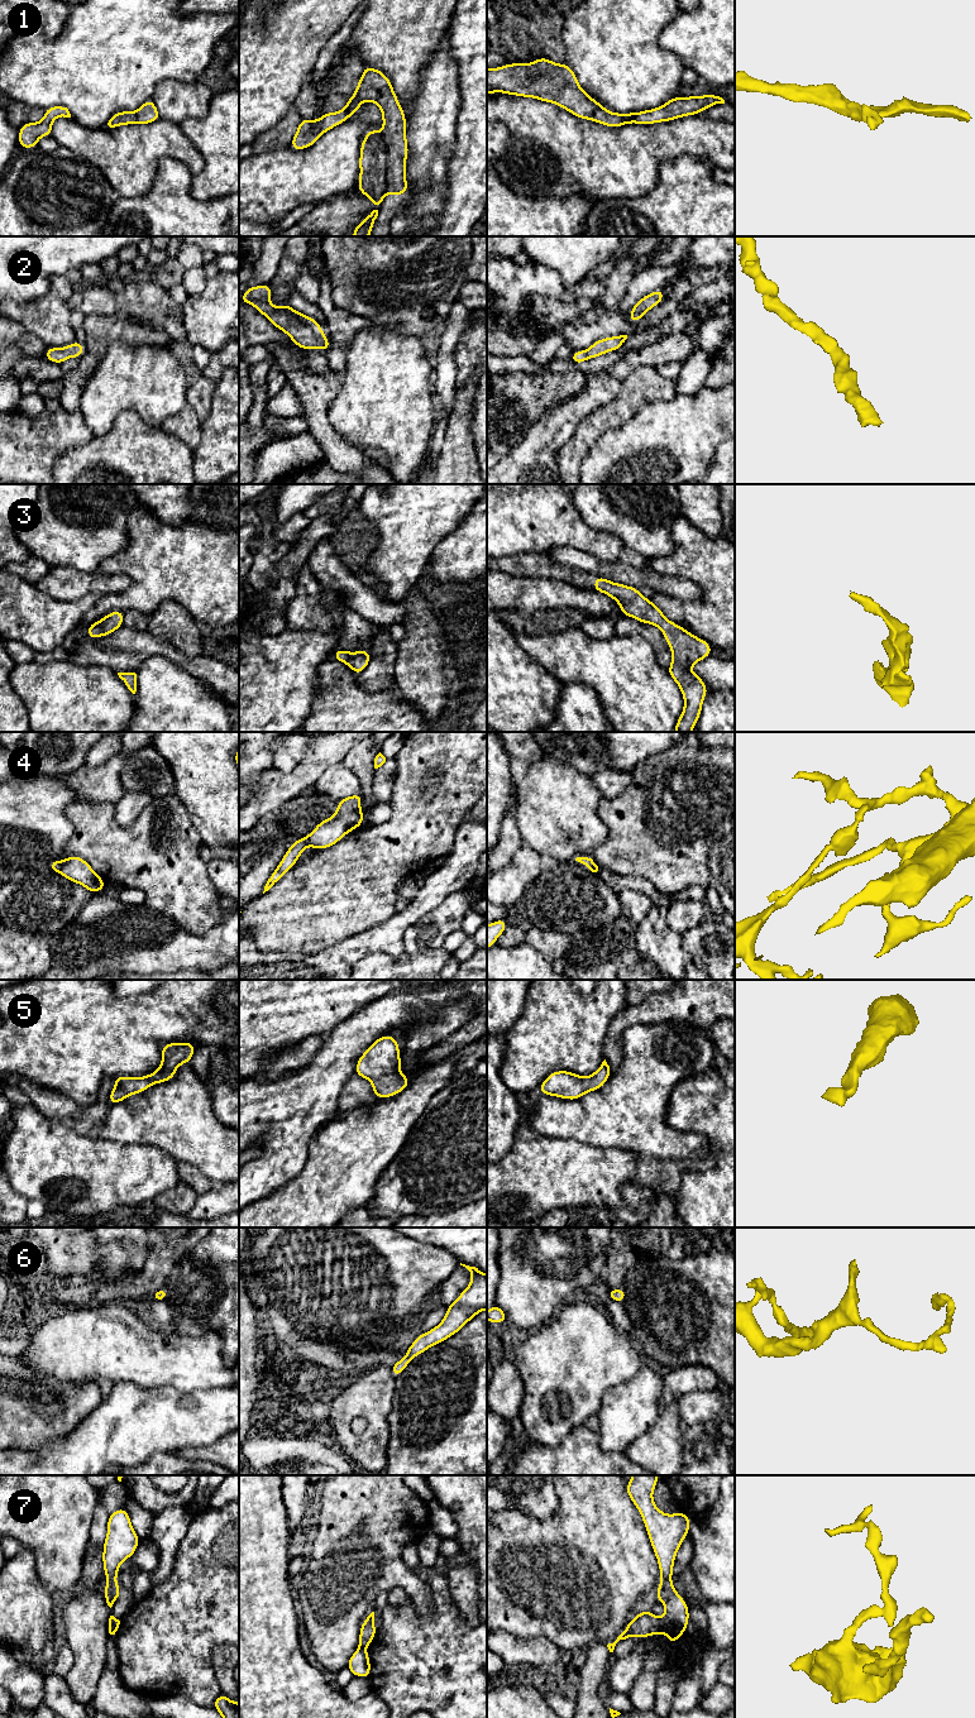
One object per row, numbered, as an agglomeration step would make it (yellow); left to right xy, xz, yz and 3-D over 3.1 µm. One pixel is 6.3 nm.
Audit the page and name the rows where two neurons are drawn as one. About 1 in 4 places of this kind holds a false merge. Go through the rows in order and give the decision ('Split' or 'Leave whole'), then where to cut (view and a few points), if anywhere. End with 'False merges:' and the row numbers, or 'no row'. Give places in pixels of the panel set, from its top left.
1: Split. Split along xz (381, 134), (386, 148), (387, 192)
2: Leave whole. No split
3: Leave whole. No split
4: Split. Split along xy (61, 862), (58, 871)
5: Leave whole. No split
6: Leave whole. No split
7: Split. Split along yz (659, 1618), (659, 1628), (662, 1631)
False merges: 1, 4, 7

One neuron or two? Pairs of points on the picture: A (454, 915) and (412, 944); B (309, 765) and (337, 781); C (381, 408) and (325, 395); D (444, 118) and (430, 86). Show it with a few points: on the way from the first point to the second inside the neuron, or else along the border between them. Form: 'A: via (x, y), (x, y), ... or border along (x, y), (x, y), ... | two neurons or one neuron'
A: via (444, 920), (423, 938) | one neuron
B: border along (340, 761), (331, 765), (314, 784) | two neurons
C: border along (342, 377), (342, 387), (328, 412), (331, 426) | two neurons
D: via (444, 110), (438, 104), (438, 94) | one neuron

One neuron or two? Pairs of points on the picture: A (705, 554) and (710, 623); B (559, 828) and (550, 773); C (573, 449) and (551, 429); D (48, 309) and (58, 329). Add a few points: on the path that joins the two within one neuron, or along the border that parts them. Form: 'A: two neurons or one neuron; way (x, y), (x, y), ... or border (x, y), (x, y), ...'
A: one neuron; way (710, 572), (710, 606)
B: one neuron; way (557, 814), (555, 804), (550, 797), (550, 786)
C: two neurons; border (583, 416), (557, 454), (559, 470)
D: one neuron; way (49, 314), (49, 320), (53, 324)

